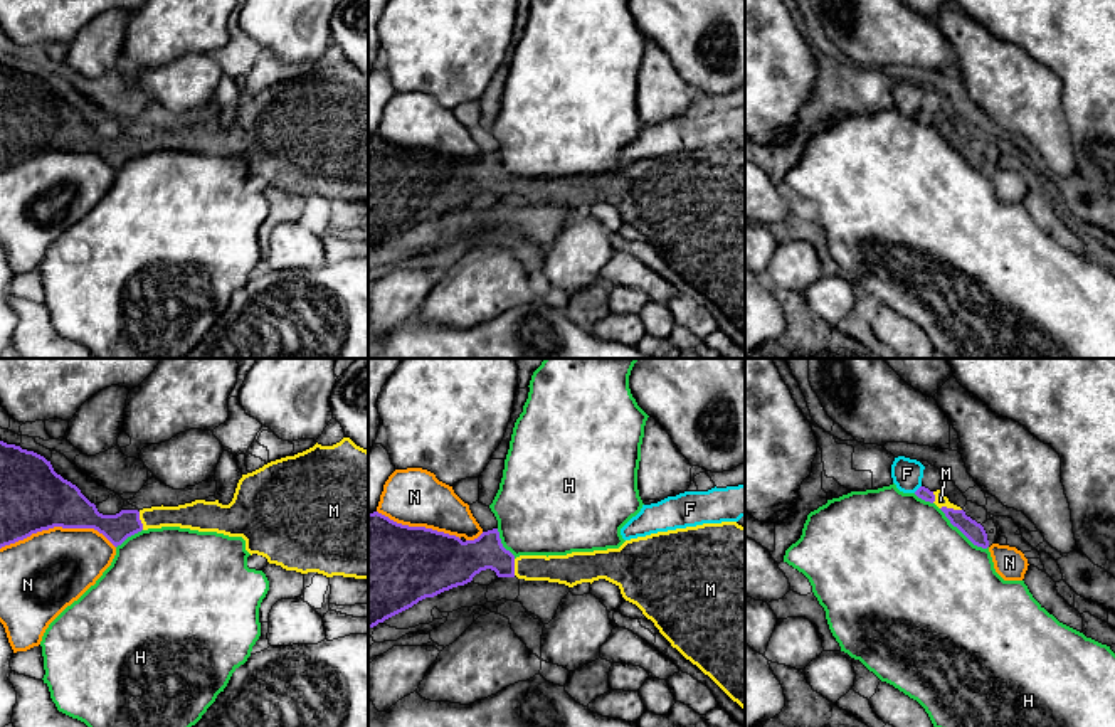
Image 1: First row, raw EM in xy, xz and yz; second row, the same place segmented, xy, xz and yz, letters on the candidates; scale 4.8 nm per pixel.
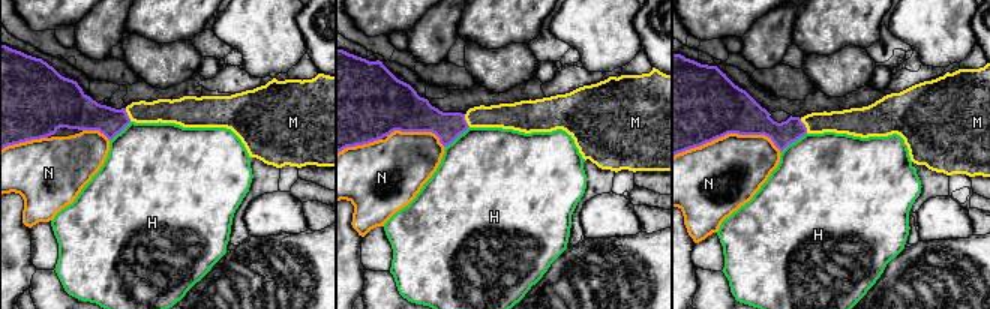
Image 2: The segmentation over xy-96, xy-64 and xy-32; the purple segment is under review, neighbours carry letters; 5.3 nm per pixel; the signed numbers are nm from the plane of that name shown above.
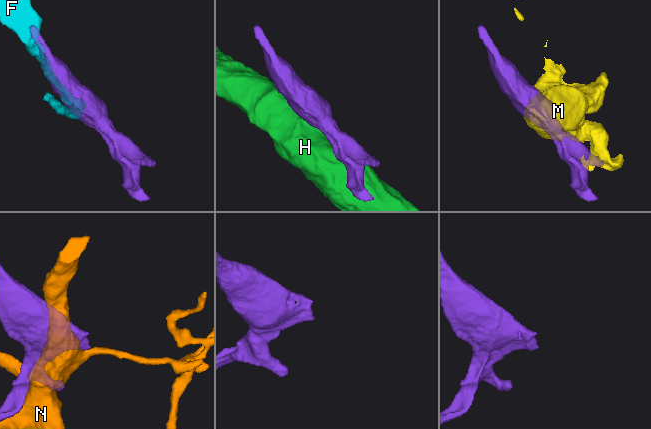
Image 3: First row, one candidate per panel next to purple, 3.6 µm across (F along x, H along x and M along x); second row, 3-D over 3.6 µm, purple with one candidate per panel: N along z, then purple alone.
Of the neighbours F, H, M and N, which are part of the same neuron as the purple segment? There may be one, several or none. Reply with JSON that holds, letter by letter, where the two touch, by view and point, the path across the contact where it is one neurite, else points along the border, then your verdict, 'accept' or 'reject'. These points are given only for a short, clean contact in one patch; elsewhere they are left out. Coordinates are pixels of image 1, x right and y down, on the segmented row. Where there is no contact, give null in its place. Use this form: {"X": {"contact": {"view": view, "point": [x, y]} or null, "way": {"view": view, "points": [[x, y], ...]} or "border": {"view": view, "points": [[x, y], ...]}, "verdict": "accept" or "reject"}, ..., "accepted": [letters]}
{"F": {"contact": {"view": "yz", "point": [919, 488]}, "verdict": "reject"}, "H": {"contact": {"view": "yz", "point": [962, 532]}, "border": {"view": "yz", "points": [[939, 509], [974, 544], [988, 547]]}, "verdict": "reject"}, "M": {"contact": {"view": "yz", "point": [951, 509]}, "way": {"view": "yz", "points": [[971, 529], [951, 509], [940, 500]]}, "verdict": "accept"}, "N": {"contact": {"view": "xy", "point": [58, 525]}, "verdict": "reject"}, "accepted": ["M"]}

